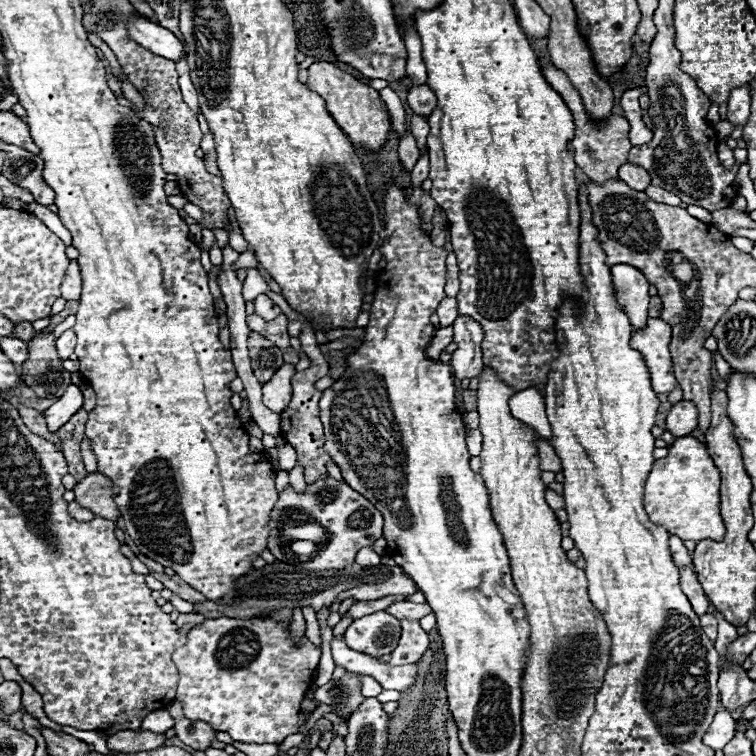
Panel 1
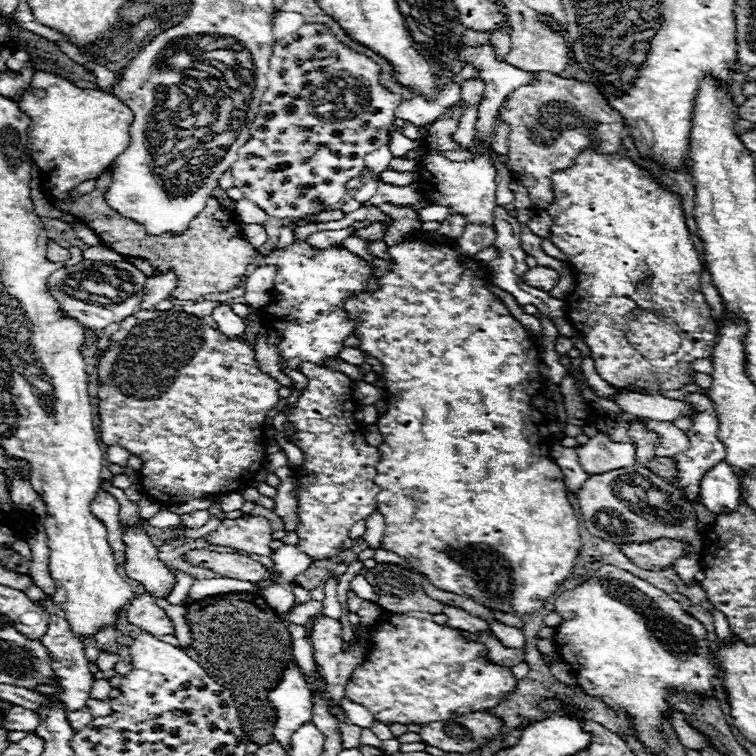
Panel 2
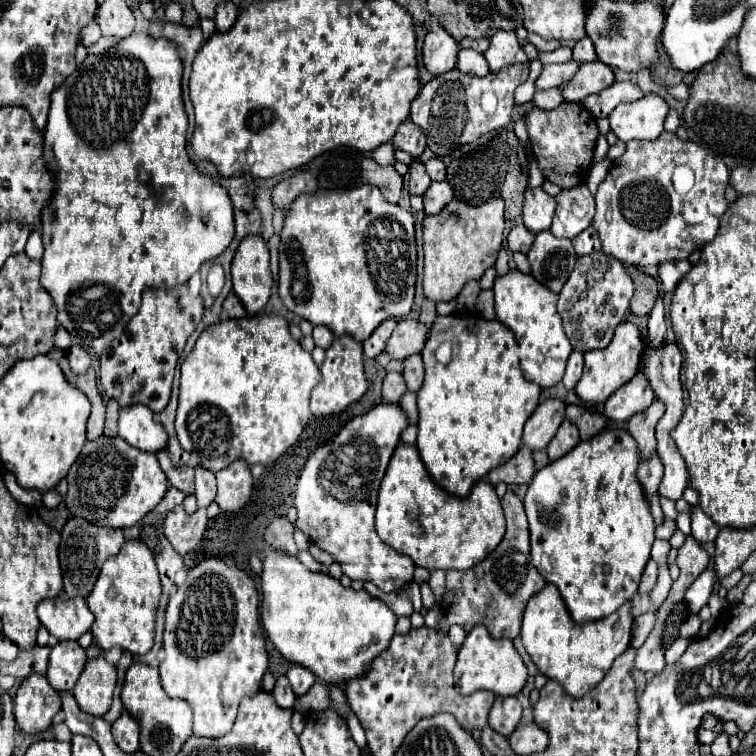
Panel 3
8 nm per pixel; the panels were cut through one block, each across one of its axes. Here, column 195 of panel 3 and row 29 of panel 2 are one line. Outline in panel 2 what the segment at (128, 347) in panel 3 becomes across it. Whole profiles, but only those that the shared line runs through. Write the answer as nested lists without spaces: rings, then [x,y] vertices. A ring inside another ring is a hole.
[[[304,24],[302,28],[298,28],[294,34],[288,34],[286,38],[282,38],[272,52],[270,58],[270,74],[268,74],[268,90],[262,96],[262,104],[260,104],[260,112],[256,116],[256,120],[250,124],[250,140],[240,148],[238,152],[238,160],[232,166],[232,178],[234,178],[234,186],[242,192],[242,196],[250,202],[254,202],[260,210],[264,210],[266,214],[270,214],[272,218],[280,218],[280,220],[296,220],[296,218],[306,218],[306,216],[314,216],[320,214],[324,210],[330,210],[334,204],[342,202],[342,198],[346,196],[346,184],[360,176],[366,170],[364,164],[364,156],[370,152],[376,152],[378,148],[382,148],[384,144],[390,142],[390,134],[388,128],[392,126],[394,112],[396,108],[404,102],[404,98],[388,88],[384,88],[380,84],[380,64],[376,64],[372,58],[362,56],[358,52],[354,52],[352,48],[348,48],[346,44],[342,44],[324,24]]]

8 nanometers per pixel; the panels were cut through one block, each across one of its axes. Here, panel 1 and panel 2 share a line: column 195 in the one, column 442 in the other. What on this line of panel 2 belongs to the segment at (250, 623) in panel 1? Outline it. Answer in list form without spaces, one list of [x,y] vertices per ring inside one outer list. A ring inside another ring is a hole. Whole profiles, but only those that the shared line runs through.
[[[428,612],[382,616],[378,622],[380,628],[368,648],[368,664],[354,670],[354,682],[346,684],[346,696],[368,708],[382,724],[424,724],[488,710],[516,688],[508,668],[478,658],[486,650],[480,642],[460,640],[454,628],[438,626]]]

